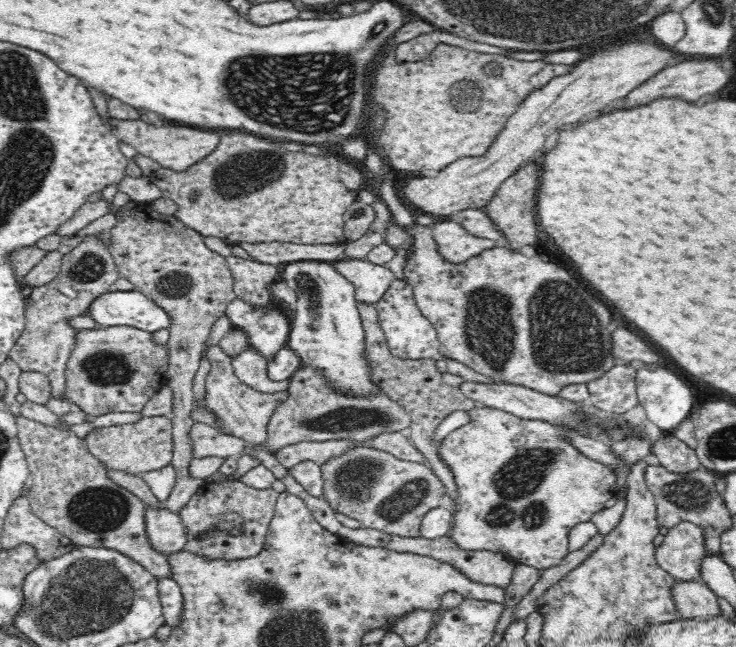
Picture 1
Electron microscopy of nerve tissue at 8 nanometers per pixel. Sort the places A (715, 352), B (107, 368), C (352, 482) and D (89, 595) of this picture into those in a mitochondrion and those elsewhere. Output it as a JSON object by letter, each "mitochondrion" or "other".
{"A":"other","B":"mitochondrion","C":"mitochondrion","D":"mitochondrion"}

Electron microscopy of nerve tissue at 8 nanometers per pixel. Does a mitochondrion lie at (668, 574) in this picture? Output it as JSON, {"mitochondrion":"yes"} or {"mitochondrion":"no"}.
{"mitochondrion":"no"}

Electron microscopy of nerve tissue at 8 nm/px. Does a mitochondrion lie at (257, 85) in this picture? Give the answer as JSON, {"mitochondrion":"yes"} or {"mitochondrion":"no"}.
{"mitochondrion":"yes"}

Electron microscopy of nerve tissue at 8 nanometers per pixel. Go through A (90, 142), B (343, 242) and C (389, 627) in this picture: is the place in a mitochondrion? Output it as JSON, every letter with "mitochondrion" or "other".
{"A":"other","B":"other","C":"other"}

